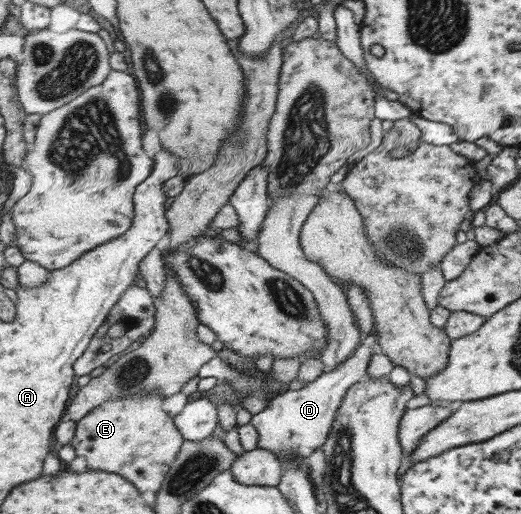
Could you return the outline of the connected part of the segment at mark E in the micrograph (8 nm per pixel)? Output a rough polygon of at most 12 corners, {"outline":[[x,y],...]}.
{"outline":[[153,391],[101,403],[70,442],[157,496],[185,439]]}

